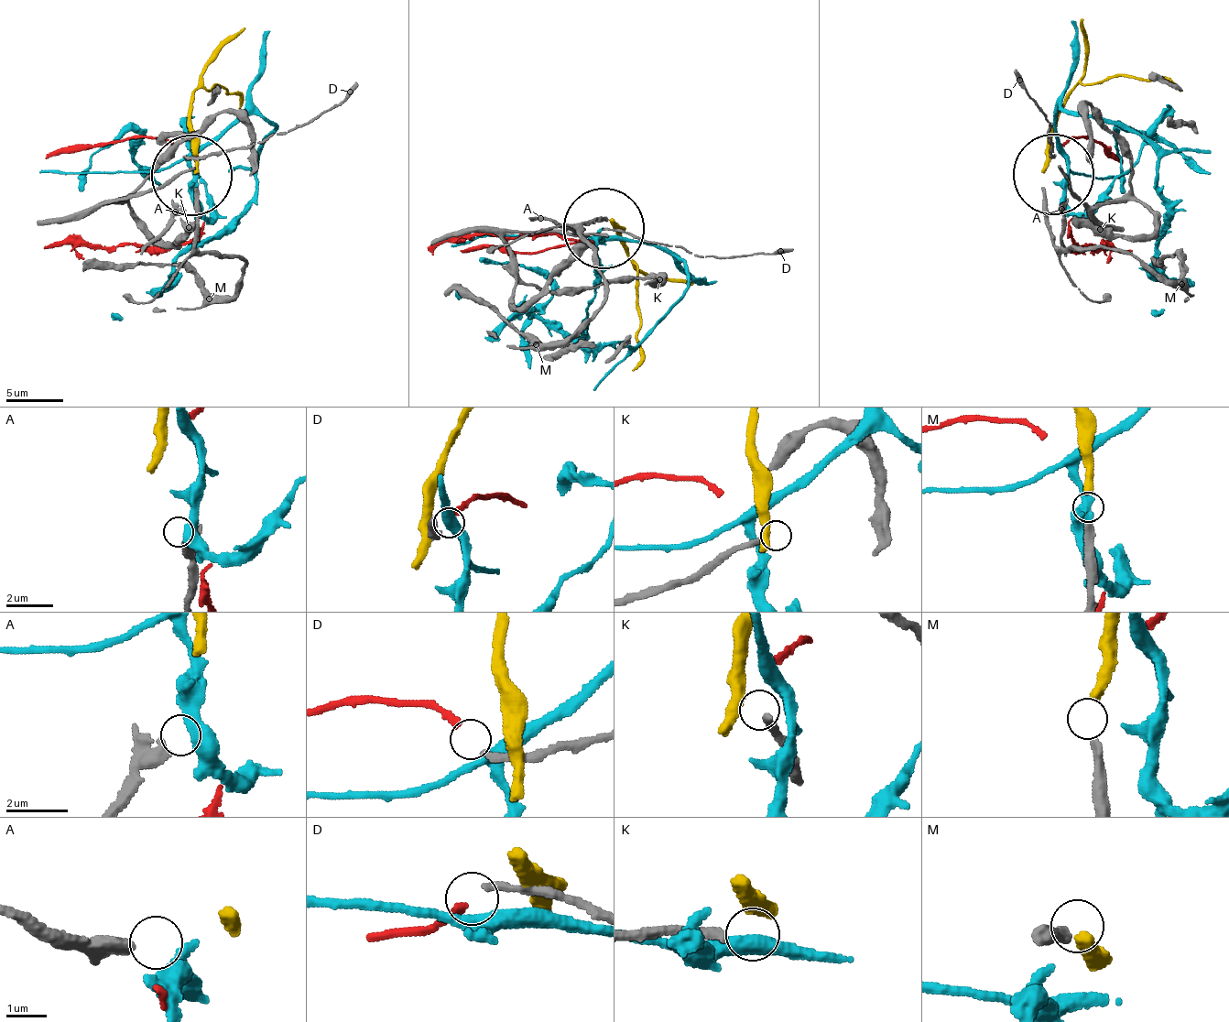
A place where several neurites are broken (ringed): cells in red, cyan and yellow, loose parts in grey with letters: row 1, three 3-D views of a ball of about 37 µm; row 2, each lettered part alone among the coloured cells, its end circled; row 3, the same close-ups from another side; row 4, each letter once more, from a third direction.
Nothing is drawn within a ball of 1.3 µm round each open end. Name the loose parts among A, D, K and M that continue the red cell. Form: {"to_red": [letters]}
{"to_red": ["D"]}

